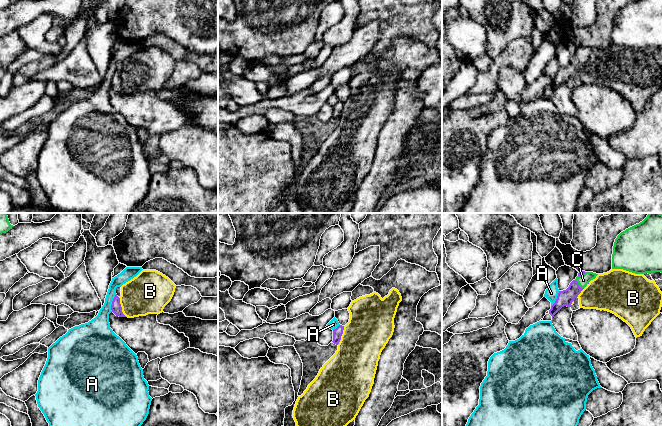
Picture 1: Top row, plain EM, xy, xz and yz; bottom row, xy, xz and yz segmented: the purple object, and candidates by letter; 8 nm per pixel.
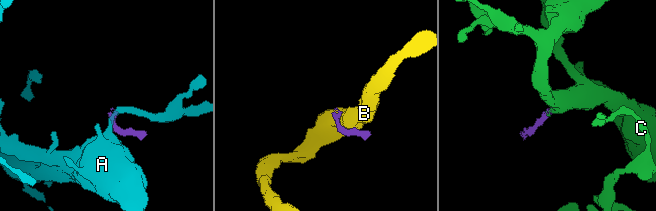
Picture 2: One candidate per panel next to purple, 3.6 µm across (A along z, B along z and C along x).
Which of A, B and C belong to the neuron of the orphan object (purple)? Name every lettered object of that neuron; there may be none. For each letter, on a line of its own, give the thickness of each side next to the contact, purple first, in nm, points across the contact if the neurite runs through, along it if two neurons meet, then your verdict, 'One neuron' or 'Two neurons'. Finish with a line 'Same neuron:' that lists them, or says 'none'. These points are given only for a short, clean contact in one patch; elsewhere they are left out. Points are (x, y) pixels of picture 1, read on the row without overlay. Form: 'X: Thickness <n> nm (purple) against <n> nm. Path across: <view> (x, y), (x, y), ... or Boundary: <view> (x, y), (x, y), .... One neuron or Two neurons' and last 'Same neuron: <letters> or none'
A: Thickness 90 nm (purple) against 200 nm. Boundary: xy (116, 70), (112, 77), (111, 87). Two neurons
B: Thickness 90 nm (purple) against 340 nm. Two neurons
C: Thickness 130 nm (purple) against 90 nm. Path across: yz (565, 74), (578, 60), (583, 56). One neuron
Same neuron: C

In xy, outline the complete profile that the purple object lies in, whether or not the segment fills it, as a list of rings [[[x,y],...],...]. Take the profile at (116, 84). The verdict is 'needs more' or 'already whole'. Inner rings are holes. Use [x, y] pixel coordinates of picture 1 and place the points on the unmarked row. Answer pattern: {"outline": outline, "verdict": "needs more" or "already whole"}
{"outline": [[[117,70],[115,71],[115,73],[112,77],[111,86],[116,92],[126,93],[122,88],[122,83],[120,80],[120,74],[117,72]]], "verdict": "already whole"}

